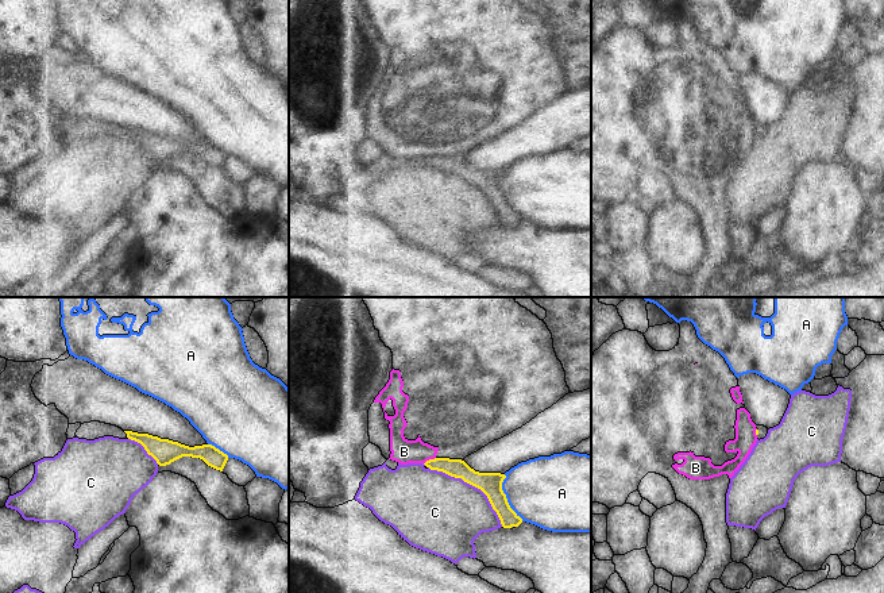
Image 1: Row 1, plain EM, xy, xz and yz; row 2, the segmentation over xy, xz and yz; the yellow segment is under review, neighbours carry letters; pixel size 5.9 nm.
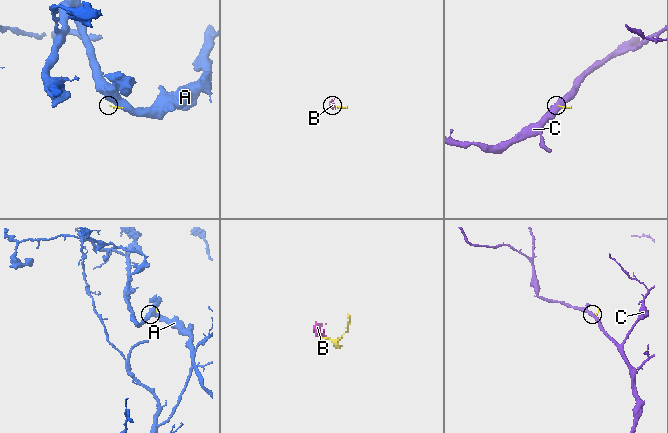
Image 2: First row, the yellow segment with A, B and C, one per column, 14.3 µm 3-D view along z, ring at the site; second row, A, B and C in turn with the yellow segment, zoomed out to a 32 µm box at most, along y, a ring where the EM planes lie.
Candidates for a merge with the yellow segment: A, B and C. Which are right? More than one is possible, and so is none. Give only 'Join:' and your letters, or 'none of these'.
Join: none of these.

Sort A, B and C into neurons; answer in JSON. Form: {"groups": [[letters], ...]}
{"groups": [["A"], ["B"], ["C"]]}

